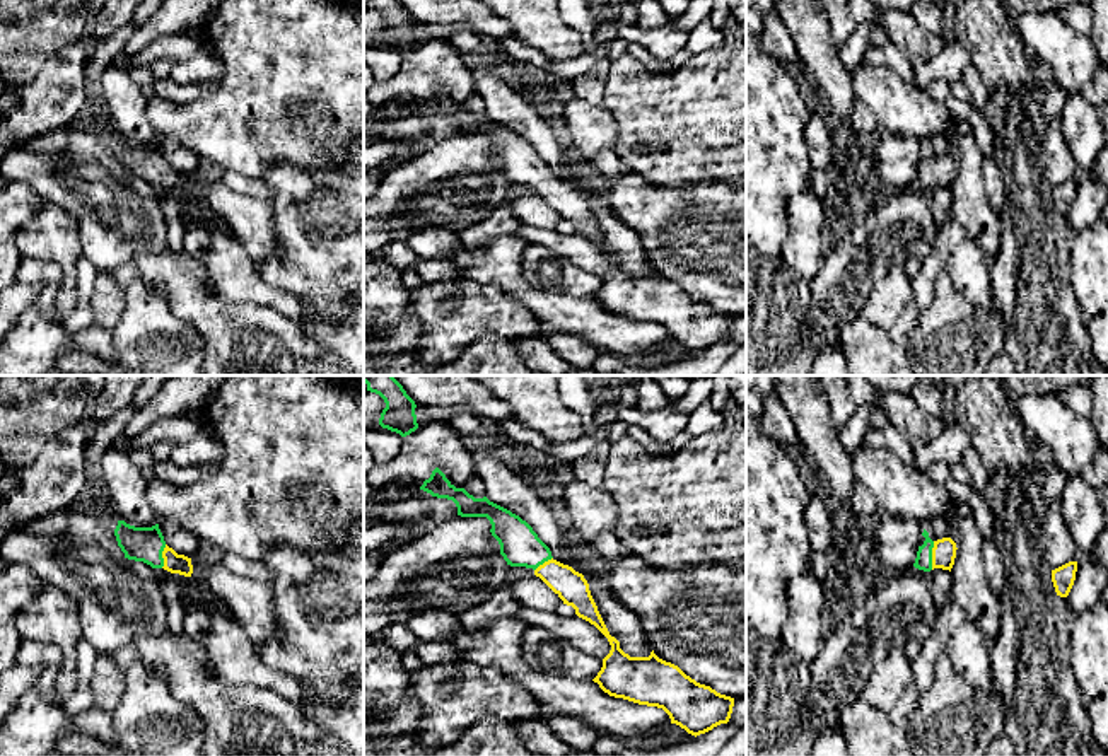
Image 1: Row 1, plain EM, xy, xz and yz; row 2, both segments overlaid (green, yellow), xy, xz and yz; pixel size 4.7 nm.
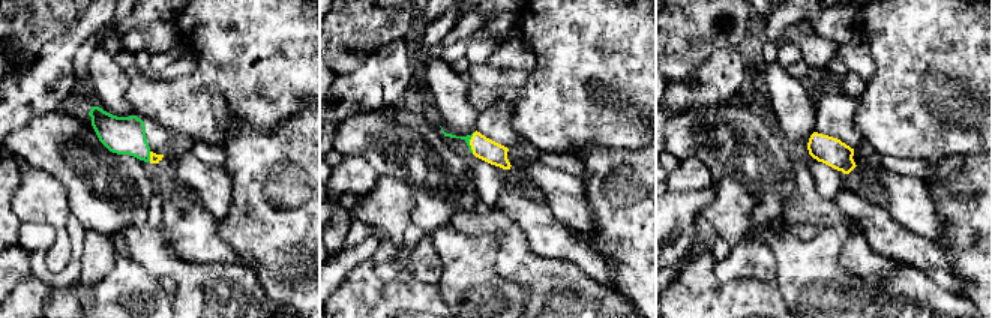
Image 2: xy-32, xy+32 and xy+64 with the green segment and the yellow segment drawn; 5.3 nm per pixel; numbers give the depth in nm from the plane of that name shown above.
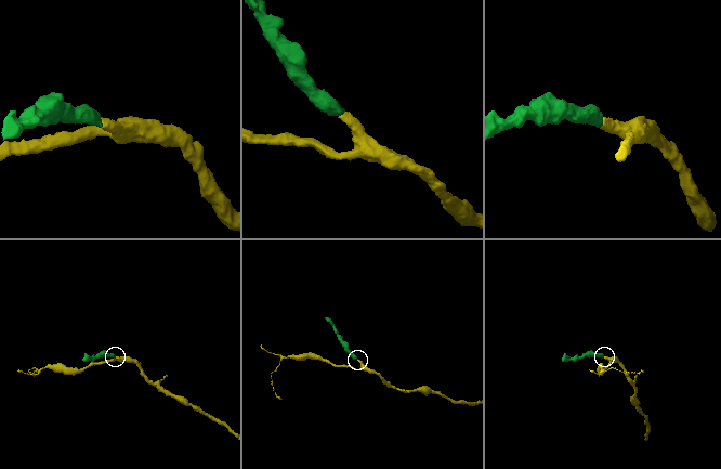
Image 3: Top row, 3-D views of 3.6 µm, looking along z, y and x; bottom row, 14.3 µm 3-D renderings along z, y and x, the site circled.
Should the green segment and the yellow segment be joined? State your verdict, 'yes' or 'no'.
yes

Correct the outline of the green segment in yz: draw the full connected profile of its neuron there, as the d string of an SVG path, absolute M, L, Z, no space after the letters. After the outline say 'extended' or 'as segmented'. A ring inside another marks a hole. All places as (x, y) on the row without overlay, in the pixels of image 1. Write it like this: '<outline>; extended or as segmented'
M925 147L922 154L925 155L925 159L922 164L918 164L913 184L924 189L930 189L934 186L951 189L958 167L956 160L951 155L932 159Z; extended

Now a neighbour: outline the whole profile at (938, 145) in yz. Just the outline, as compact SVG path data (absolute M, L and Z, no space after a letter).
M951 118L944 130L927 140L925 148L932 159L951 155L951 131L954 119Z

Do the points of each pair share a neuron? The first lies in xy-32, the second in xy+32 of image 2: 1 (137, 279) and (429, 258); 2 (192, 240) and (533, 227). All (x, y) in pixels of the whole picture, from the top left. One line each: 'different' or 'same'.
1: different
2: same

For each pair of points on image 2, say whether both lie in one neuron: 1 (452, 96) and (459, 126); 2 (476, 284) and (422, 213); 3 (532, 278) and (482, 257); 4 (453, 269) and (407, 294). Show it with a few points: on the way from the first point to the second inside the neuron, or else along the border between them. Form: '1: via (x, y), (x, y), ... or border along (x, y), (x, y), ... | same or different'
1: via (452, 104), (459, 119) | same
2: border along (449, 222), (426, 234) | different
3: border along (496, 234), (499, 237), (496, 269), (520, 285) | different
4: border along (437, 284), (444, 302) | different

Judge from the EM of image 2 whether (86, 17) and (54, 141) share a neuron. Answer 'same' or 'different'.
different

